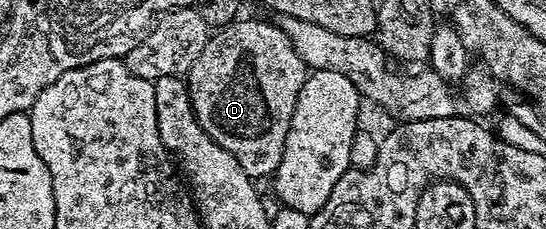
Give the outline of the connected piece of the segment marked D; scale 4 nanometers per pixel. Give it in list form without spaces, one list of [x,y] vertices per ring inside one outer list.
[[[238,20],[230,26],[220,27],[210,37],[199,60],[195,60],[189,70],[187,85],[197,123],[205,129],[207,136],[211,136],[211,140],[215,140],[215,144],[235,156],[245,174],[254,180],[260,180],[264,174],[272,175],[277,169],[285,147],[289,121],[306,77],[305,62],[293,51],[293,45],[286,40],[276,25]]]

